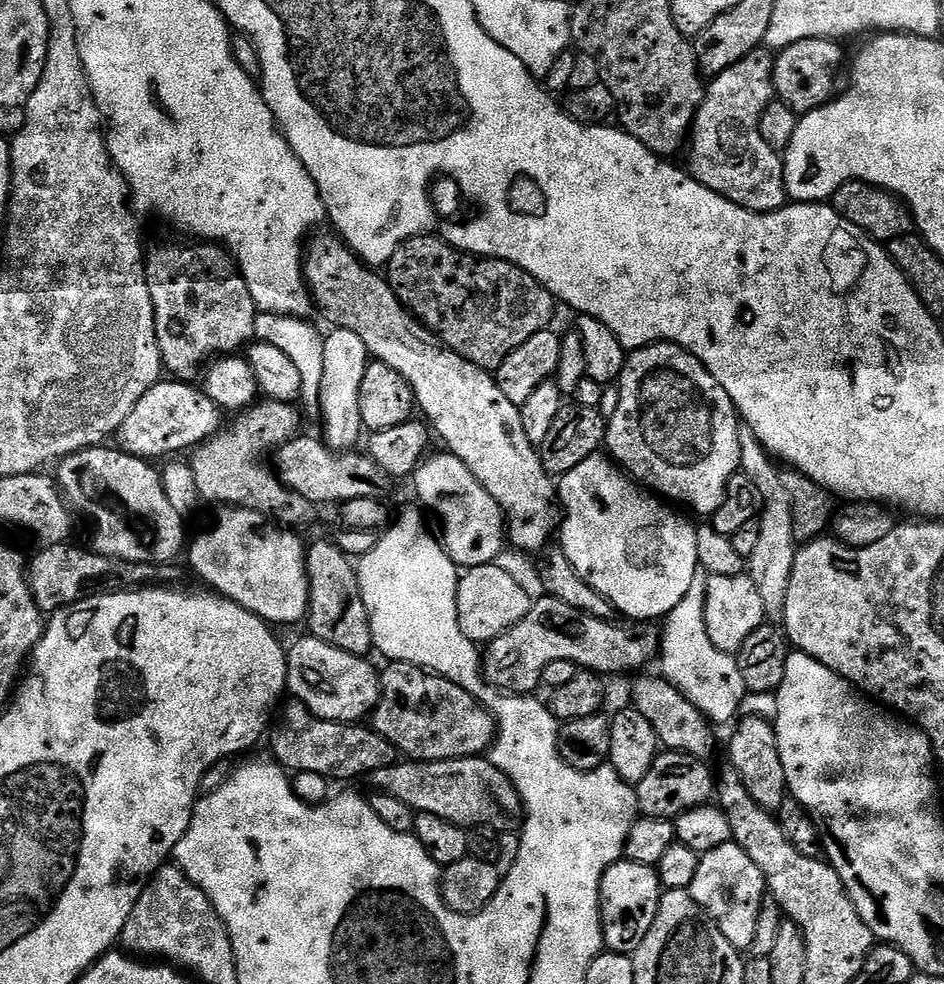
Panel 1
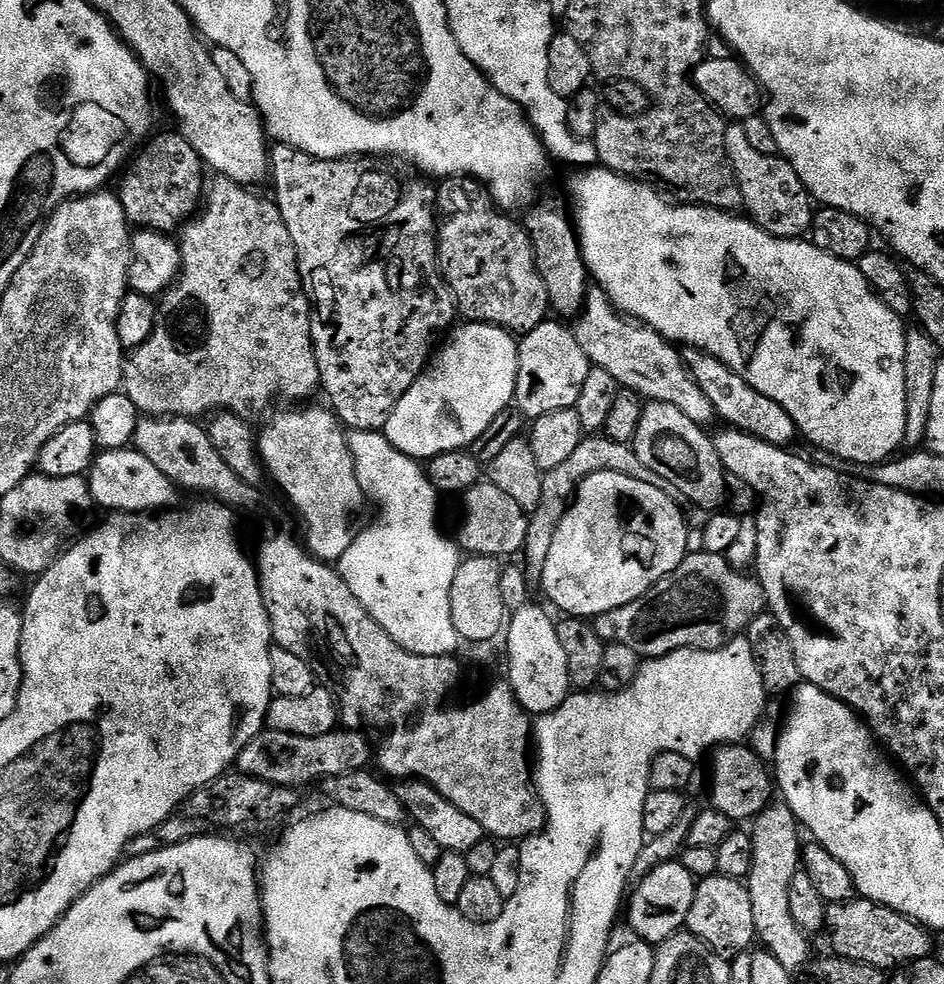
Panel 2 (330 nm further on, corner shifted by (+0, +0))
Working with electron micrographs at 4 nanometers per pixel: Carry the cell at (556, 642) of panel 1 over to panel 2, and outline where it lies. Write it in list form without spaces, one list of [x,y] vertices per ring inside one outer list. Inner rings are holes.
[[[696,550],[685,556],[676,569],[666,574],[666,578],[650,586],[650,590],[646,590],[642,598],[634,598],[634,602],[626,602],[626,606],[618,606],[595,617],[594,627],[601,640],[626,646],[641,658],[655,658],[683,648],[697,648],[707,652],[718,650],[723,644],[727,644],[730,638],[743,637],[750,622],[754,622],[754,618],[764,611],[764,591],[755,575],[732,566],[727,555],[719,556],[713,552]]]

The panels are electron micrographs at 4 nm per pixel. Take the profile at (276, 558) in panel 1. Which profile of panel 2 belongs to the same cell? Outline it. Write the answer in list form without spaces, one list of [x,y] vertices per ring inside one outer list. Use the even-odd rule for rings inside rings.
[[[131,447],[119,448],[113,452],[104,450],[93,460],[90,471],[86,476],[88,489],[93,501],[109,513],[114,512],[139,512],[141,514],[152,514],[157,510],[164,510],[168,504],[178,495],[176,485],[150,462],[141,452]]]

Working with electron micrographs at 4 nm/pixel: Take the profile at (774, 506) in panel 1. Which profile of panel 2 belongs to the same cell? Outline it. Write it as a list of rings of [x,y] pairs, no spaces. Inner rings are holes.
[[[598,286],[589,287],[584,310],[575,317],[574,331],[589,365],[608,371],[621,388],[634,390],[648,402],[657,400],[678,406],[690,422],[701,426],[708,426],[711,420],[717,419],[714,406],[710,406],[710,398],[702,394],[698,382],[688,372],[683,355],[647,324],[619,312]]]

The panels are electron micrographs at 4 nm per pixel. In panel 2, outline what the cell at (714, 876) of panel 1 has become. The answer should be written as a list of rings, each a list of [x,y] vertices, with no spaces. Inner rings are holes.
[[[719,874],[699,881],[694,894],[694,904],[690,906],[686,928],[714,952],[721,954],[747,953],[753,947],[751,944],[754,944],[756,940],[754,906],[750,906],[747,883]]]

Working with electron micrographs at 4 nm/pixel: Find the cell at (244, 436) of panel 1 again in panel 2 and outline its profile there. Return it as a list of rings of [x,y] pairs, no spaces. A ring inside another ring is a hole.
[[[216,176],[215,179],[207,185],[206,199],[203,201],[202,207],[196,212],[194,218],[185,223],[182,231],[178,236],[178,243],[180,246],[180,274],[179,279],[167,289],[159,297],[158,307],[156,308],[156,319],[154,321],[154,327],[150,338],[146,338],[146,342],[142,342],[142,346],[131,349],[127,353],[124,362],[124,383],[122,385],[122,391],[125,396],[130,398],[130,402],[134,402],[137,413],[143,414],[148,418],[163,418],[165,416],[183,416],[185,418],[204,418],[209,414],[215,414],[221,410],[227,410],[235,412],[237,416],[247,417],[248,412],[260,412],[268,403],[271,402],[275,396],[289,396],[292,400],[304,400],[307,396],[312,396],[315,392],[318,392],[320,388],[320,375],[318,374],[318,362],[316,361],[316,355],[314,354],[314,346],[312,345],[312,306],[308,302],[308,294],[304,291],[304,279],[300,276],[300,266],[296,263],[296,251],[294,250],[294,238],[290,238],[290,230],[286,230],[286,222],[282,222],[282,214],[276,209],[275,203],[271,199],[268,200],[264,196],[259,196],[259,191],[253,190],[251,187],[243,184],[236,184],[230,178],[225,176]]]

